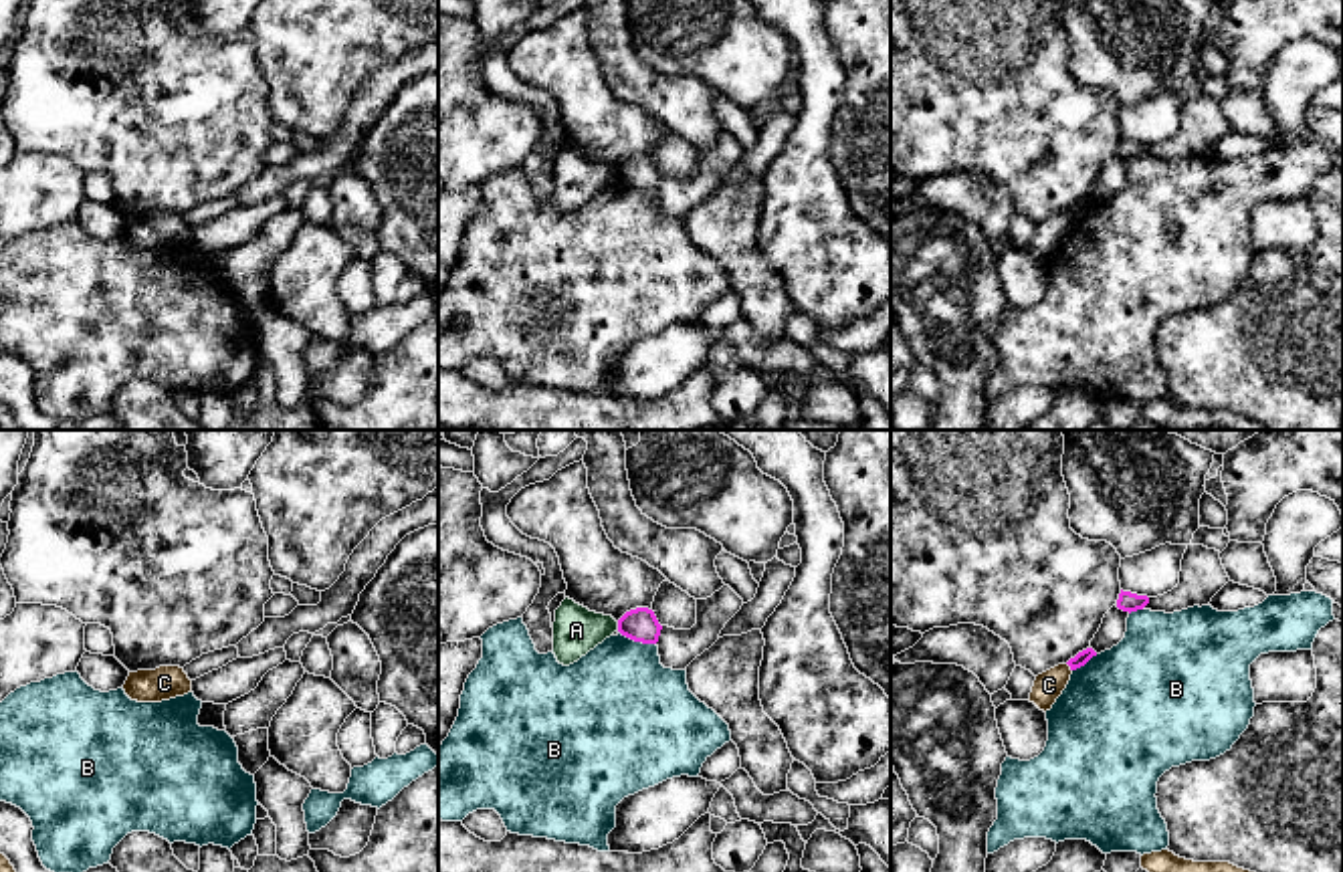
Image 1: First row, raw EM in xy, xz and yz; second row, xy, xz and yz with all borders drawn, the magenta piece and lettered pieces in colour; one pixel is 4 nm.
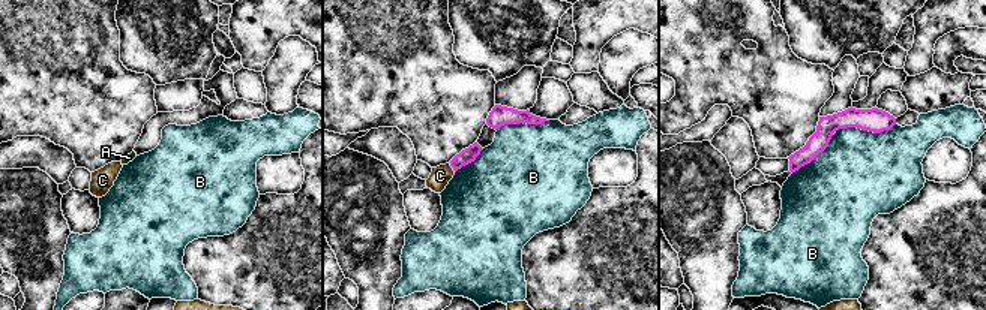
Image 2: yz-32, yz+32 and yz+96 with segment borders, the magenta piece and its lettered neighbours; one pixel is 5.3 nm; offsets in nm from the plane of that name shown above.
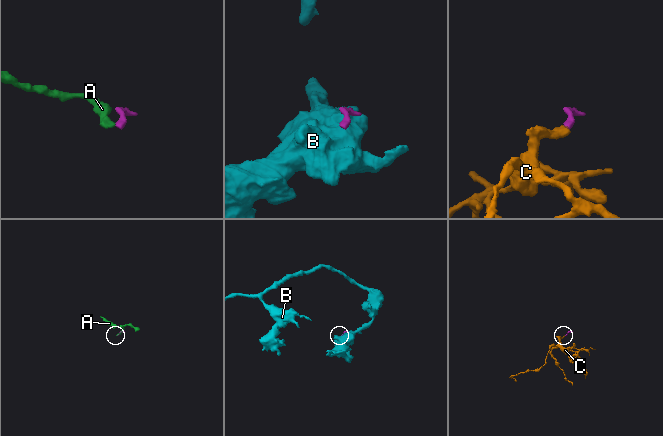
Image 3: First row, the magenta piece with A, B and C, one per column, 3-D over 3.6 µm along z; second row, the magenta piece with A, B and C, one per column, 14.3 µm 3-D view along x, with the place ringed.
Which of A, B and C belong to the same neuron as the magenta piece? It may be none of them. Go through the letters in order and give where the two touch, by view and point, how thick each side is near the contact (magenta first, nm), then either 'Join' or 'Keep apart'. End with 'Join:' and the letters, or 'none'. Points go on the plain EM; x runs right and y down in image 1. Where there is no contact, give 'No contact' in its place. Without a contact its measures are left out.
A: Touches magenta at xz (618, 174). Thickness 140 nm (magenta) against 190 nm. Keep apart
B: Touches magenta at xz (637, 188). Thickness 140 nm (magenta) against 440 nm. Keep apart
C: Touches magenta at yz (1069, 212). Thickness 60 nm (magenta) against 120 nm. Join
Join: C

